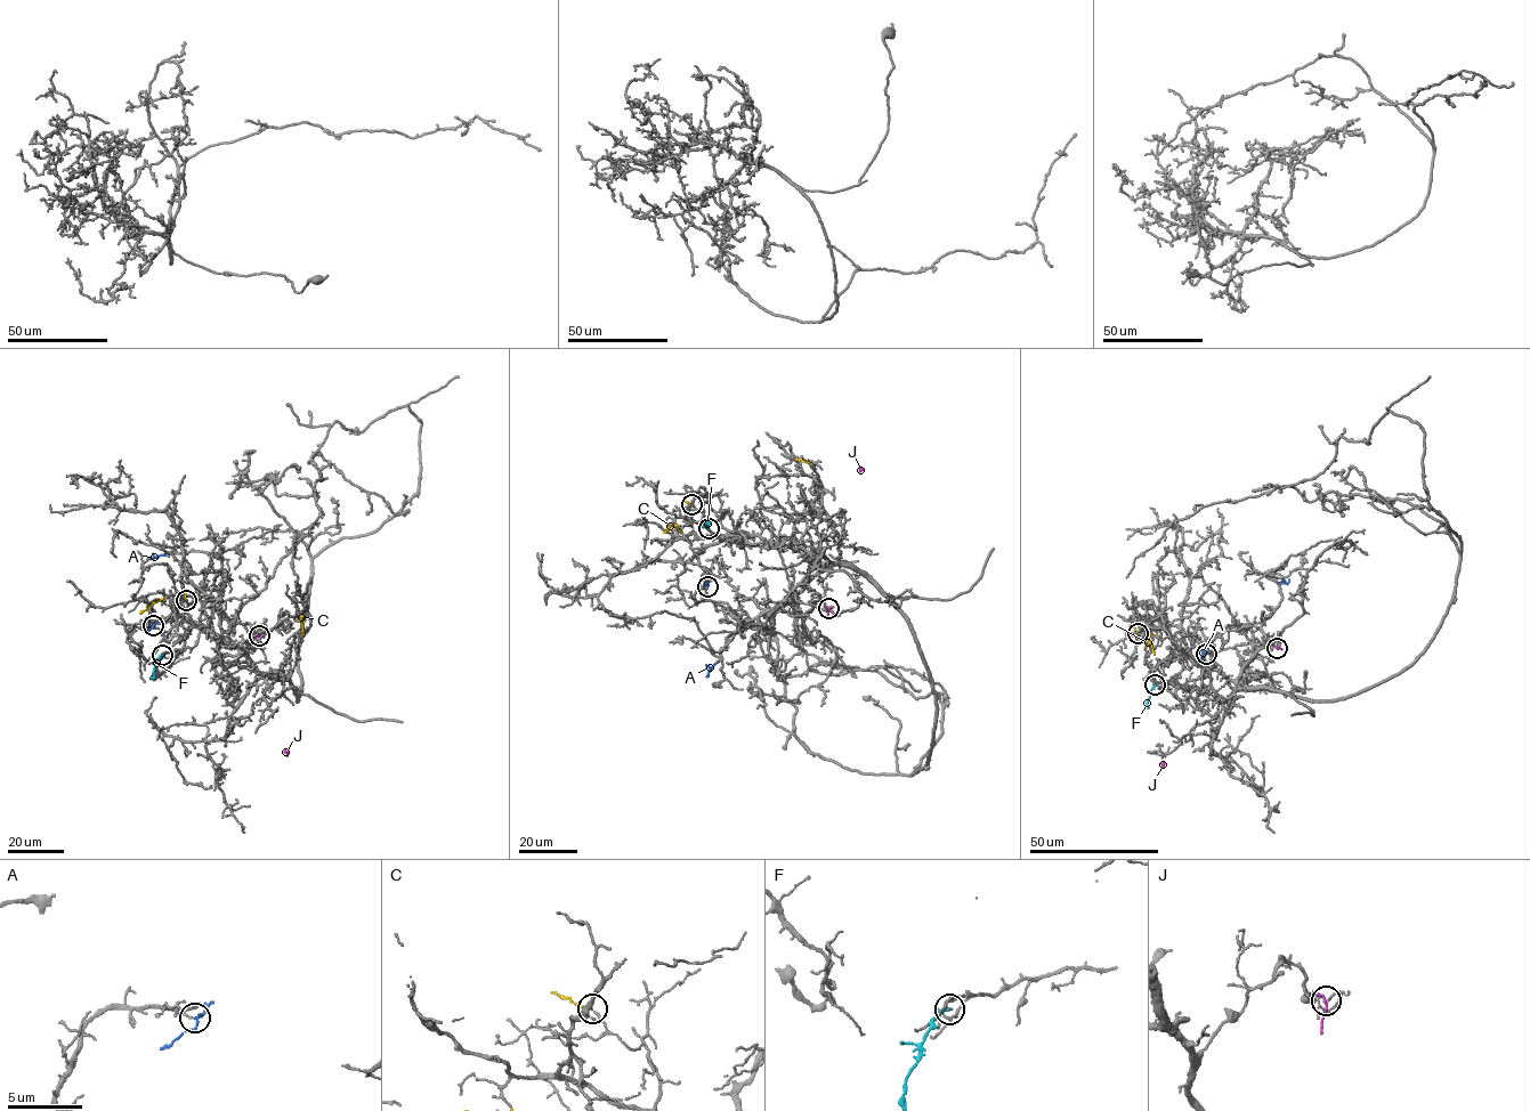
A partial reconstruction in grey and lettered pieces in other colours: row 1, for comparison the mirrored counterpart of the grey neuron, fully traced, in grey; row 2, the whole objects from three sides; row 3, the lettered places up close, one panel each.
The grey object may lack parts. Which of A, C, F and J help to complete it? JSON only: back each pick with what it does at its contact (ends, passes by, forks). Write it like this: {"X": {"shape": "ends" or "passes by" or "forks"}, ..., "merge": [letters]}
{"merge": []}

